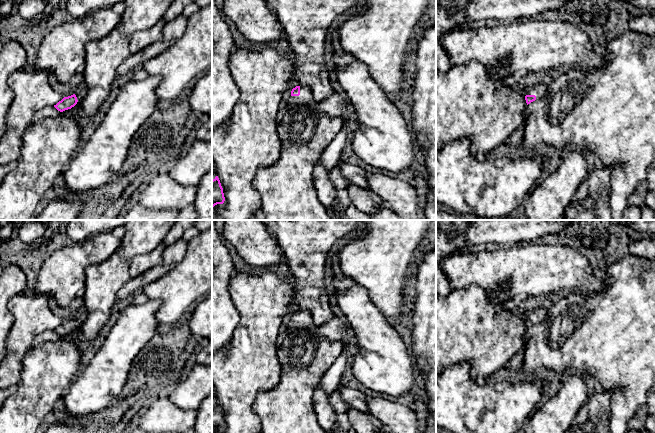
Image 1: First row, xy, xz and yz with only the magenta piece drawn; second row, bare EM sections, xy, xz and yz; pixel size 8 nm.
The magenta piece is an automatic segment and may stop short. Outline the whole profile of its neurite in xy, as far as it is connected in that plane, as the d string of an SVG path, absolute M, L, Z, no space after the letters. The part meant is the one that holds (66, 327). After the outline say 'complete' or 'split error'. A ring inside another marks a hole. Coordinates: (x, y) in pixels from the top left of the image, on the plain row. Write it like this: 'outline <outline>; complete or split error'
outline M82 306L77 311L73 319L64 321L61 325L59 325L56 329L54 329L54 331L60 336L71 333L77 328L78 325L80 325L84 321L85 317L86 317L86 309Z; split error

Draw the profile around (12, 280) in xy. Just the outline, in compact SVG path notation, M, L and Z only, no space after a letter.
M7 265L0 274L0 364L7 353L6 340L14 318L8 309L9 300L22 293L26 275L17 265Z

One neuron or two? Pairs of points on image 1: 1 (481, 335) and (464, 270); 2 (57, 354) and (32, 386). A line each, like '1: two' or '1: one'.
1: two
2: one

